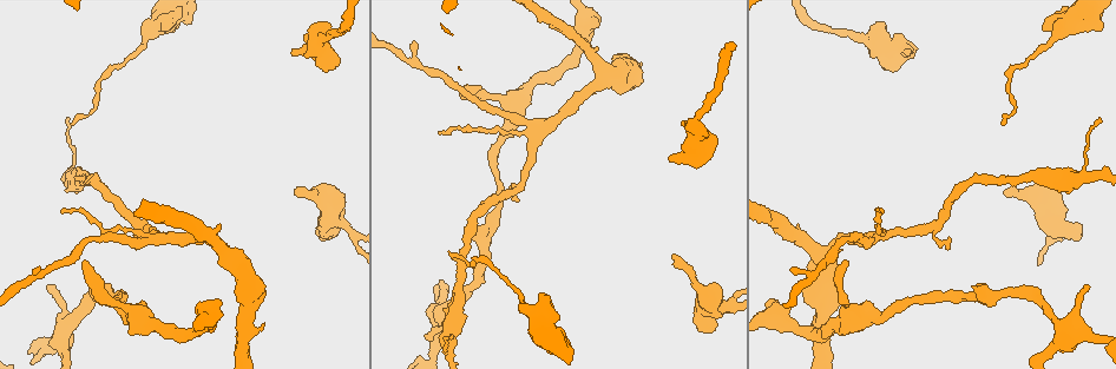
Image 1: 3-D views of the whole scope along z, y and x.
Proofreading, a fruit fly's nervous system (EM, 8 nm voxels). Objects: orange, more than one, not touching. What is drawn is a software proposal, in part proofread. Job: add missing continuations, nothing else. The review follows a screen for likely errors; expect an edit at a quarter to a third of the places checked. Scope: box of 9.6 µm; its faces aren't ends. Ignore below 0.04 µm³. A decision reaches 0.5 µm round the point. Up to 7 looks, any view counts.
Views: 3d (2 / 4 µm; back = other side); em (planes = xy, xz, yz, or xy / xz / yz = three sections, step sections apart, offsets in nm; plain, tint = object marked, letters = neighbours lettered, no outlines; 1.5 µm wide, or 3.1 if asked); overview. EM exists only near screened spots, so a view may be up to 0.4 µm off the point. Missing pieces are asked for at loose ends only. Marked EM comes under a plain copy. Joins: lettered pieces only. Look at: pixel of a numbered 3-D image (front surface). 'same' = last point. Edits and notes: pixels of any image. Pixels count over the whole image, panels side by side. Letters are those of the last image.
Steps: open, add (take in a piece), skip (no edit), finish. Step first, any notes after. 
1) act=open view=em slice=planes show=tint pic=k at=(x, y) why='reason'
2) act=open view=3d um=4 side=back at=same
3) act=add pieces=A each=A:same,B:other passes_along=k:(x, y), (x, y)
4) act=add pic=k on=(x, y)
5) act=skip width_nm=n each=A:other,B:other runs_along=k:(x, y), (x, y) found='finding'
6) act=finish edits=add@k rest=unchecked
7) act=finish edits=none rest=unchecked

act=open view=em slice=xy step=8 show=letters pic=1 at=(884, 25) why='thick end'

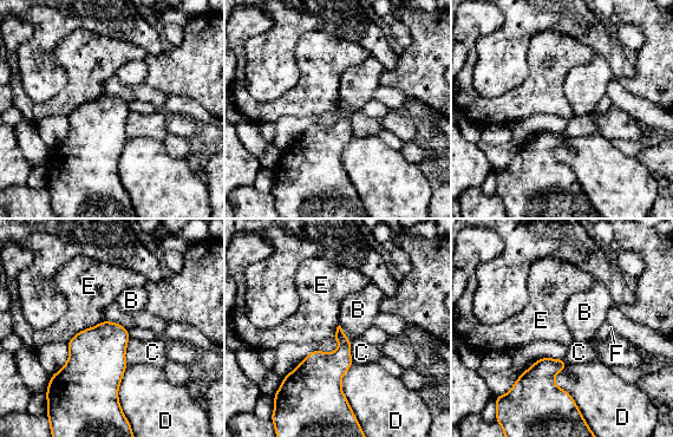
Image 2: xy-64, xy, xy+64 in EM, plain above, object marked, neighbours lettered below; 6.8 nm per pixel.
act=open view=em slice=planes show=letters at=same why='another direction'

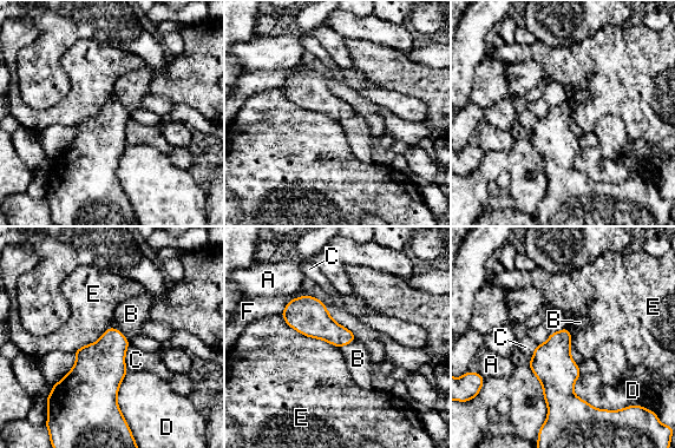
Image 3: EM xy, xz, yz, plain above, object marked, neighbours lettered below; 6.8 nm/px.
act=skip each=A:other,B:other,C:other,D:other,E:other,F:other border=3:(280, 314), (300, 333), (339, 348) found='none of them fits'

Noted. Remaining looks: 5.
act=open view=em slice=planes show=tint pic=1 at=(463, 97) why='branch stops here'

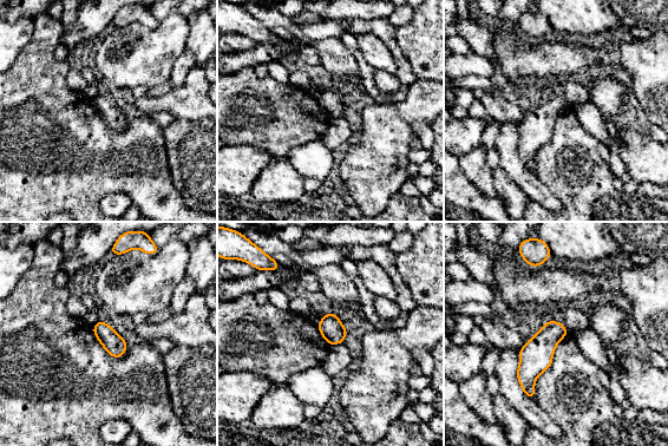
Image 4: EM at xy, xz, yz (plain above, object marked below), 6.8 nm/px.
act=open view=em slice=planes show=letters at=same

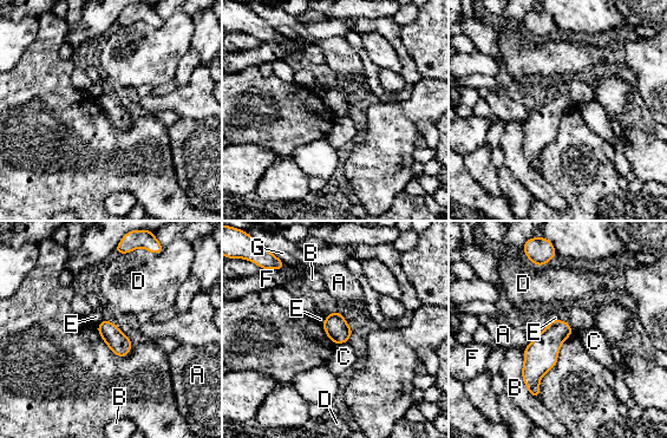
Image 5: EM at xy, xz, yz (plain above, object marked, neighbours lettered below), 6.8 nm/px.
act=skip each=A:other,B:other,C:other,D:other,E:other,F:other,G:other border=5:(347, 340), (335, 345) found='no lettered piece goes on from it'

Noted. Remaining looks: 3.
act=open view=3d um=2 pic=1 at=(1003, 192) why='an open end'

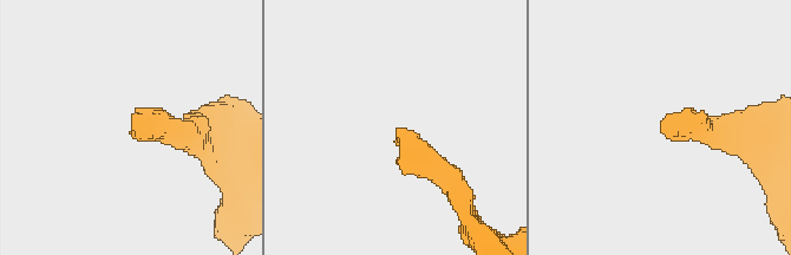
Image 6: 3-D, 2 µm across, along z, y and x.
act=open view=em slice=xy step=8 show=tint pic=6 at=(662, 120) why='now the EM'

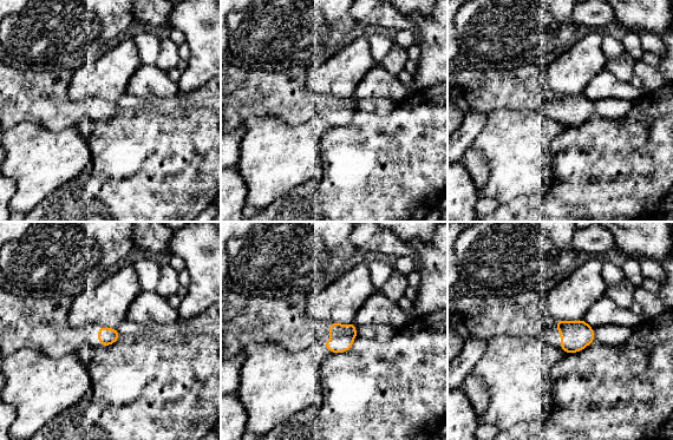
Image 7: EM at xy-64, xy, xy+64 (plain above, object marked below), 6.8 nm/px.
act=open view=em slice=planes show=letters at=same

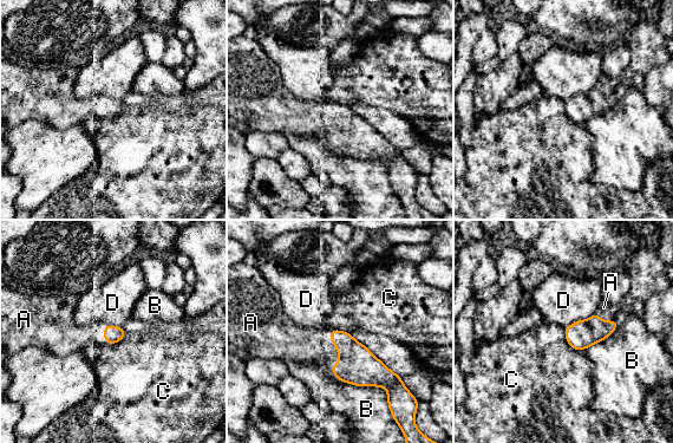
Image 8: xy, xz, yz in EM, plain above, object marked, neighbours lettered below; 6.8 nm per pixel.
act=add pieces=A each=A:same,B:other,C:other,D:other found='the neuron continues'

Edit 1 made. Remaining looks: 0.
act=finish edits=add@8 rest=unchecked

